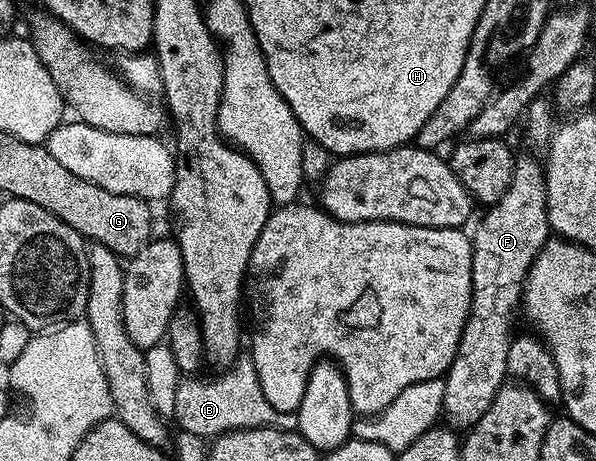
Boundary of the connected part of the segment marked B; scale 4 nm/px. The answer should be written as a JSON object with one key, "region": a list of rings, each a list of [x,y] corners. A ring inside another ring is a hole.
{"region":[[[238,358],[232,367],[216,375],[219,376],[207,380],[206,383],[200,383],[200,378],[197,377],[185,377],[180,380],[172,416],[180,430],[195,433],[209,441],[229,431],[246,431],[252,427],[278,422],[279,413],[263,397],[252,358]]]}

